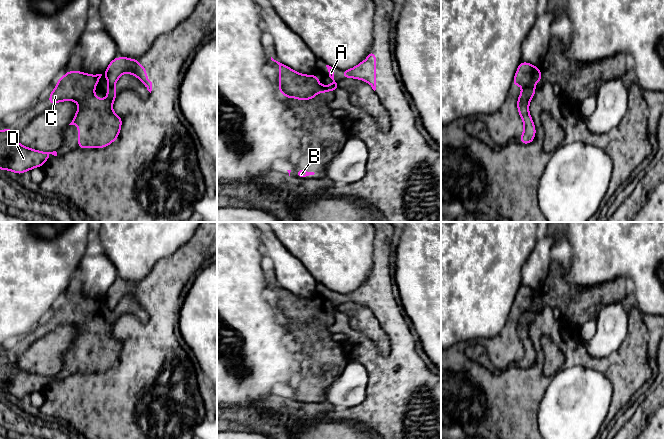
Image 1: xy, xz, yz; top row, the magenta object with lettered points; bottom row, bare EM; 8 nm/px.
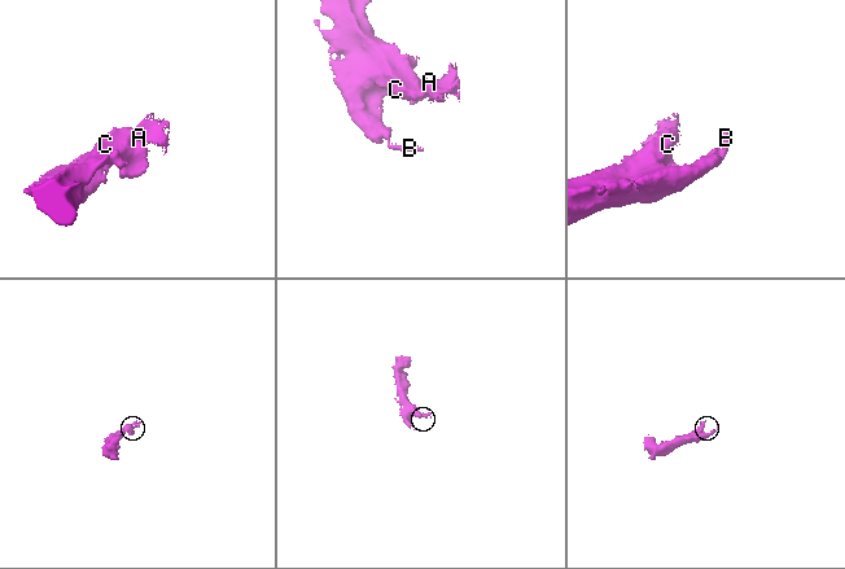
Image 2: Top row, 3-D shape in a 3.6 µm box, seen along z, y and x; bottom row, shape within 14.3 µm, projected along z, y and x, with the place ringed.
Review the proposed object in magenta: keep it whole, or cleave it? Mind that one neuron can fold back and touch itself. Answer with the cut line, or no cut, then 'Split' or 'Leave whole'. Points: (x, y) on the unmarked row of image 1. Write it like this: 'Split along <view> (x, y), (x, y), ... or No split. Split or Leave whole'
Split along yz (532, 308), (523, 311). Split

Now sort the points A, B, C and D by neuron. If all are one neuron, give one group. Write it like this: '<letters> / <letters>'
A / B C D

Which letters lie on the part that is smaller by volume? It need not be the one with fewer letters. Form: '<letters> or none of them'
A

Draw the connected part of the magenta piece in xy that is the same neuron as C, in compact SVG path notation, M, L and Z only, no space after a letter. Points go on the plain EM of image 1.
M67 295L66 298L57 304L57 309L50 315L49 328L56 328L63 325L75 325L78 328L76 338L69 349L78 350L78 370L80 373L104 372L114 366L120 357L122 343L113 335L113 327L117 320L115 310L107 310L107 320L100 323L95 319L94 313L102 298L91 299L82 295Z

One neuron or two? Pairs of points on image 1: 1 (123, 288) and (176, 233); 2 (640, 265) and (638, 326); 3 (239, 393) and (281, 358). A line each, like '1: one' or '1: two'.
1: two
2: two
3: one

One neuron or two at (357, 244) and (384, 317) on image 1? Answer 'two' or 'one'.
two

